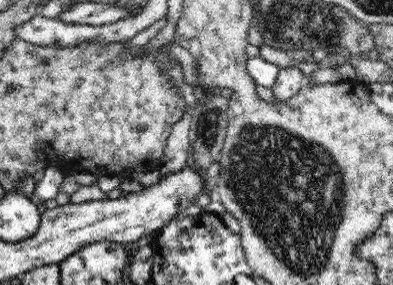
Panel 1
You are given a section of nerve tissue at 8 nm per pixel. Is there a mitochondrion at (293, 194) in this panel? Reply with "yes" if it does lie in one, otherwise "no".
yes

